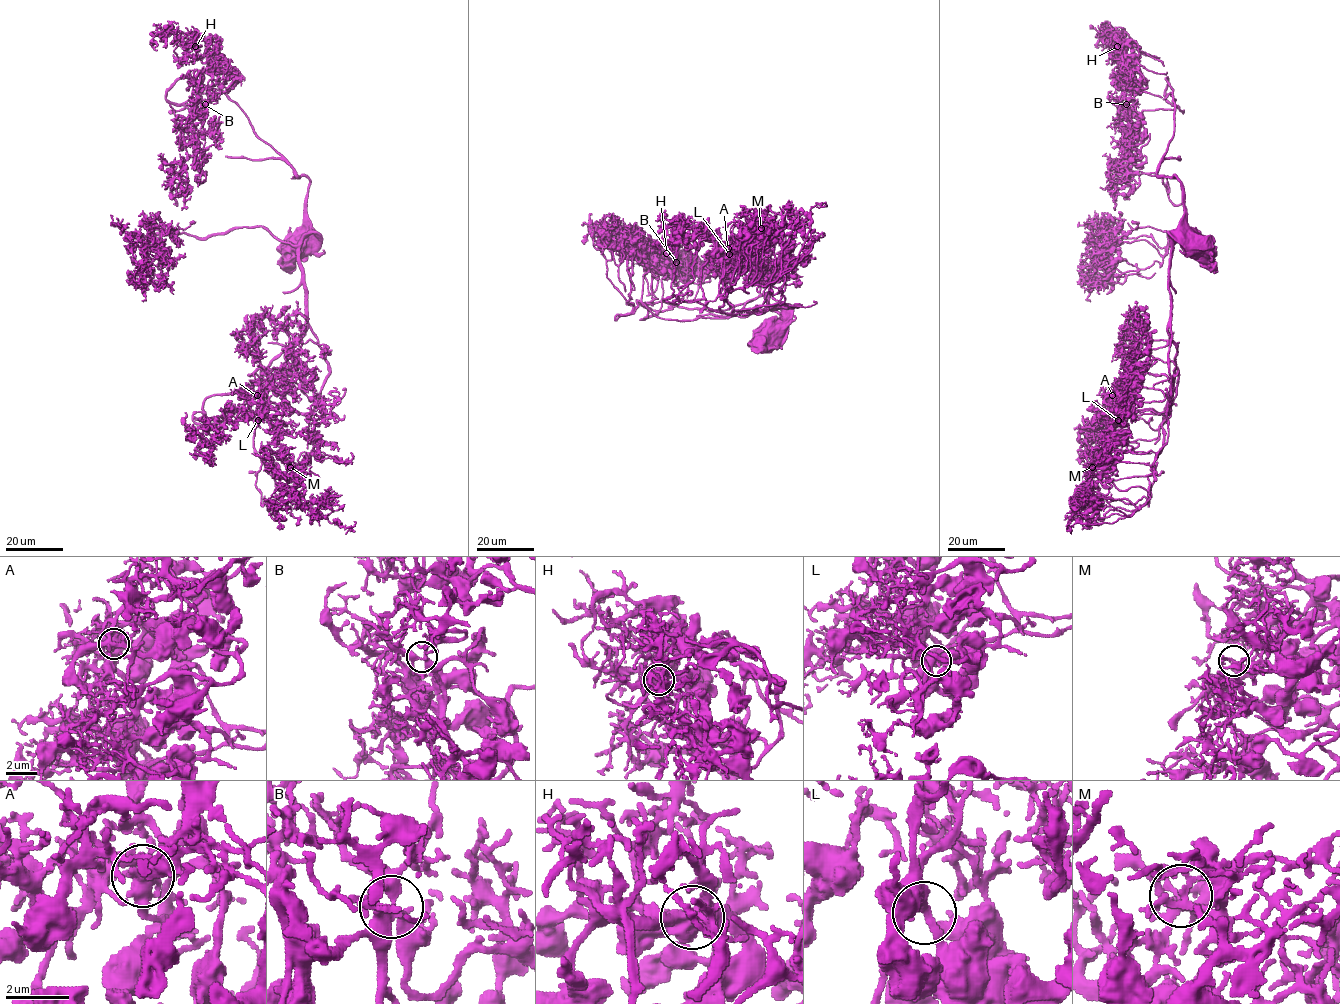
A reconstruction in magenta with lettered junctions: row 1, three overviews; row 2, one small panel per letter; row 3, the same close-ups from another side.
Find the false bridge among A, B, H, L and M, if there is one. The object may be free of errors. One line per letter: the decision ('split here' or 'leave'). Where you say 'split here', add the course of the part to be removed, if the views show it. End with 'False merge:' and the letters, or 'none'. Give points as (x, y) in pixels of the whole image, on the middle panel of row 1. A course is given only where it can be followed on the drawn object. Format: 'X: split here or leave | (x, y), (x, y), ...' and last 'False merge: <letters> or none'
A: leave
B: leave
H: leave
L: leave
M: leave
False merge: none

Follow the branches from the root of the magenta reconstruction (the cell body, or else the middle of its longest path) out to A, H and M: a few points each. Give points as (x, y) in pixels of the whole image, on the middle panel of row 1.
A: (777, 325), (783, 313), (770, 306), (777, 304), (760, 313), (731, 312), (721, 295), (732, 262), (728, 248)
H: (777, 325), (767, 293), (725, 310), (638, 303), (660, 309), (666, 269), (686, 260), (670, 273), (666, 253)
M: (777, 325), (783, 313), (772, 305), (800, 305), (780, 304), (782, 293), (769, 291), (774, 242), (761, 228)

